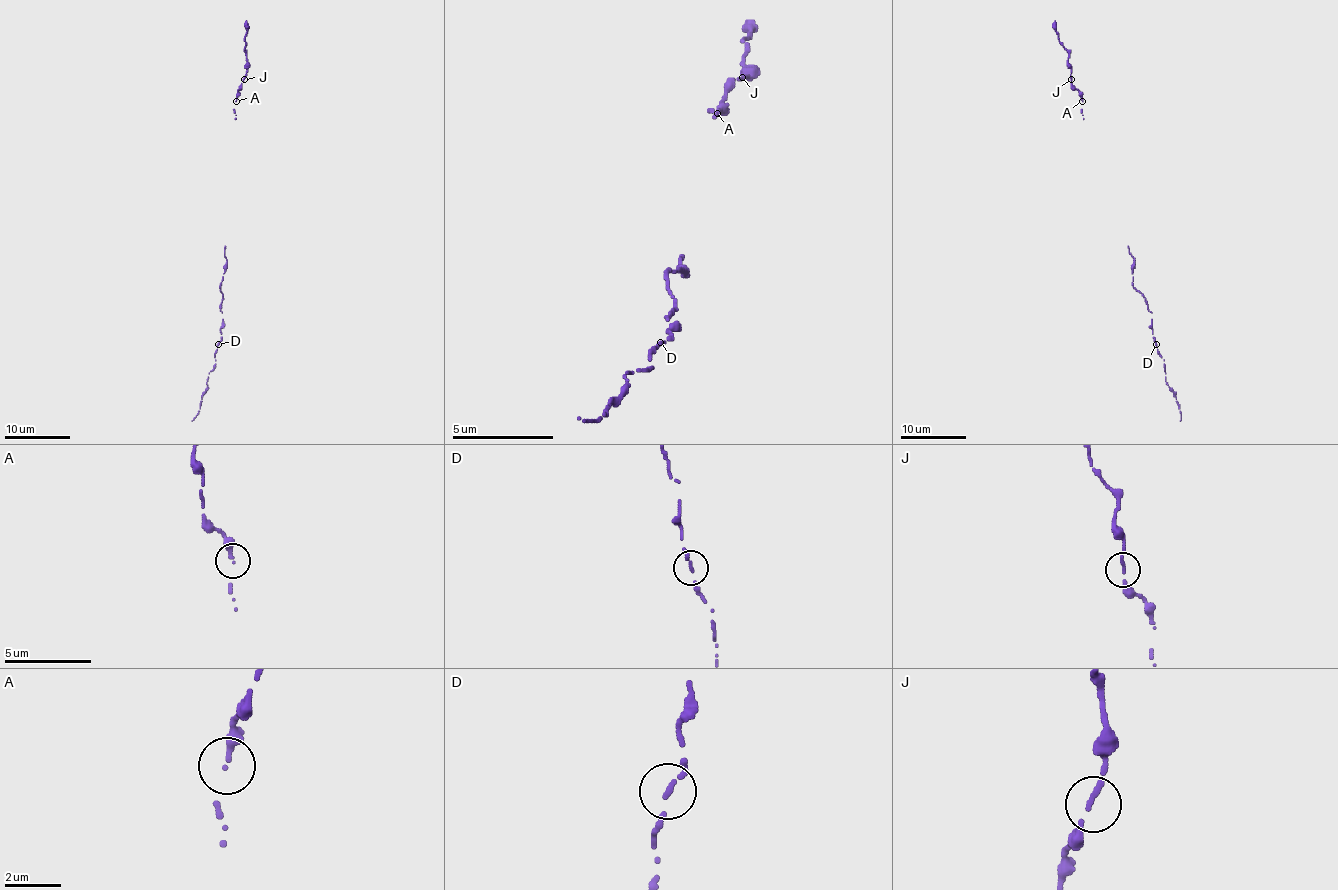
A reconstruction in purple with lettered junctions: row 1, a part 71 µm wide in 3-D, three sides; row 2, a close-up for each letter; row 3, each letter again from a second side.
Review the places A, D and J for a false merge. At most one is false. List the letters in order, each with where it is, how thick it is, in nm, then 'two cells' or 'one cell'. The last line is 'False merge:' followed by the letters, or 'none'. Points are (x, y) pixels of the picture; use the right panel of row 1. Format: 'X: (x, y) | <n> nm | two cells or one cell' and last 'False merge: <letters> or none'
A: (1082, 101) | 150 nm | one cell
D: (1156, 344) | 160 nm | one cell
J: (1071, 79) | 160 nm | one cell
False merge: none

